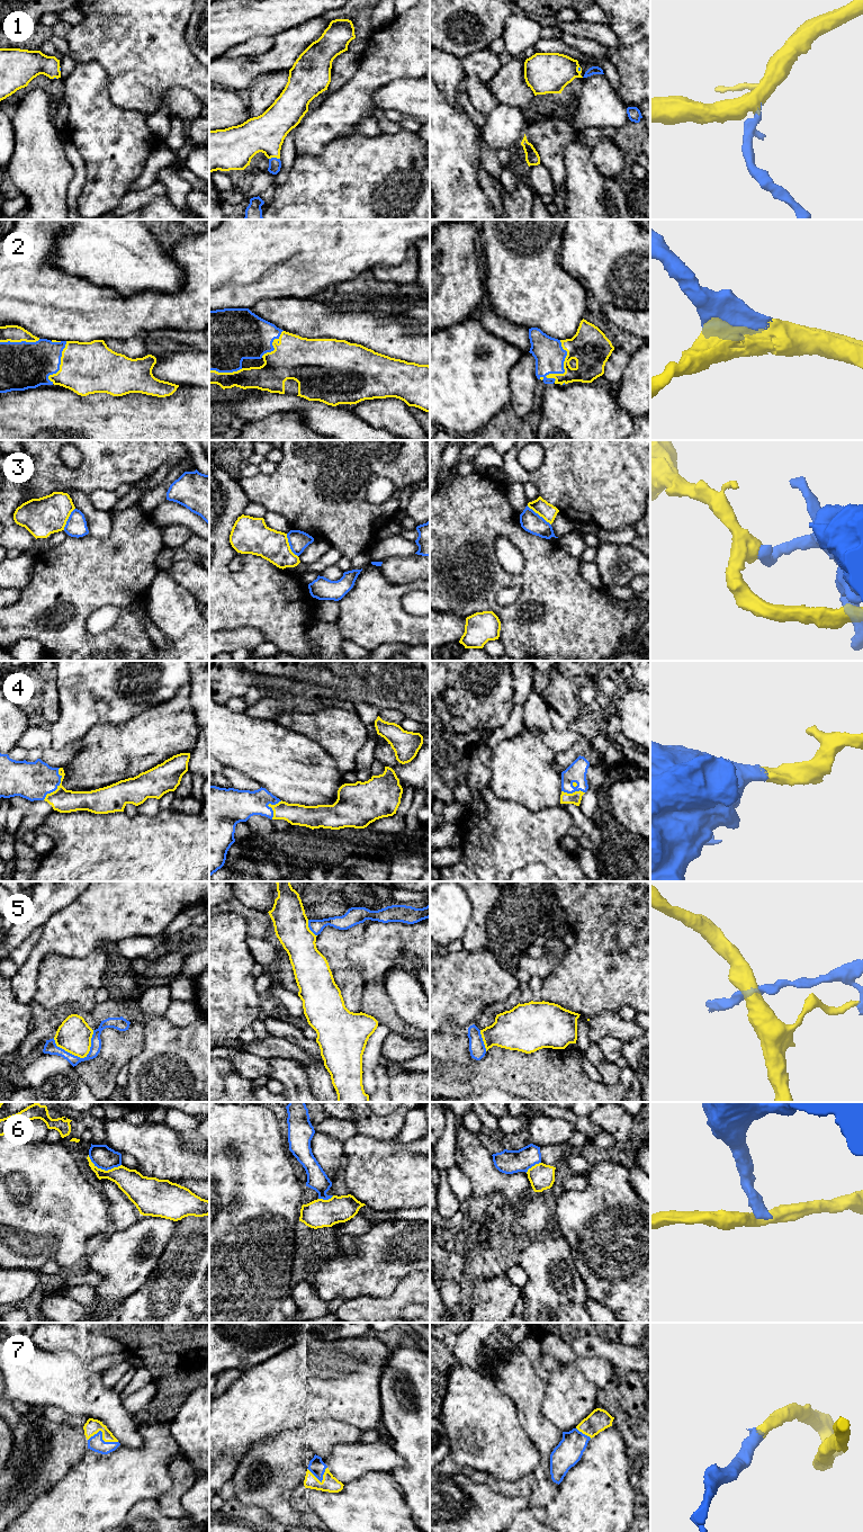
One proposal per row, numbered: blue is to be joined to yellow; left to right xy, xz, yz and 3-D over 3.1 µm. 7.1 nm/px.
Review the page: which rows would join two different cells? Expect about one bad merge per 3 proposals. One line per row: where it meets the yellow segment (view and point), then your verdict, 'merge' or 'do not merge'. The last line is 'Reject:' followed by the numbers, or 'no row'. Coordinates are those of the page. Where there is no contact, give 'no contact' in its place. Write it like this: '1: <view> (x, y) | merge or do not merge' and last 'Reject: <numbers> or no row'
1: xz (273, 157) | merge
2: yz (564, 368) | merge
3: xz (288, 545) | do not merge
4: xy (59, 786) | merge
5: xy (80, 1057) | do not merge
6: xy (104, 1170) | do not merge
7: xy (102, 1436) | merge
Reject: 3, 5, 6

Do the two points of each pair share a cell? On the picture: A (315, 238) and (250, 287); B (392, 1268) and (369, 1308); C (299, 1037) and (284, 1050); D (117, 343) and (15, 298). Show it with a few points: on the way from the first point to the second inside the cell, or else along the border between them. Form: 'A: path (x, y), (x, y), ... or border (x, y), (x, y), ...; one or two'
A: path (298, 238), (263, 270); one
B: border (398, 1282), (387, 1297), (358, 1296), (350, 1299); two
C: border (269, 1033), (288, 1040), (314, 1057); two
D: border (132, 337), (123, 339), (106, 338), (104, 340); two

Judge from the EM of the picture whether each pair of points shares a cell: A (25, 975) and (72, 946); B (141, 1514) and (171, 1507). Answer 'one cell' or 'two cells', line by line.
A: one cell
B: two cells

